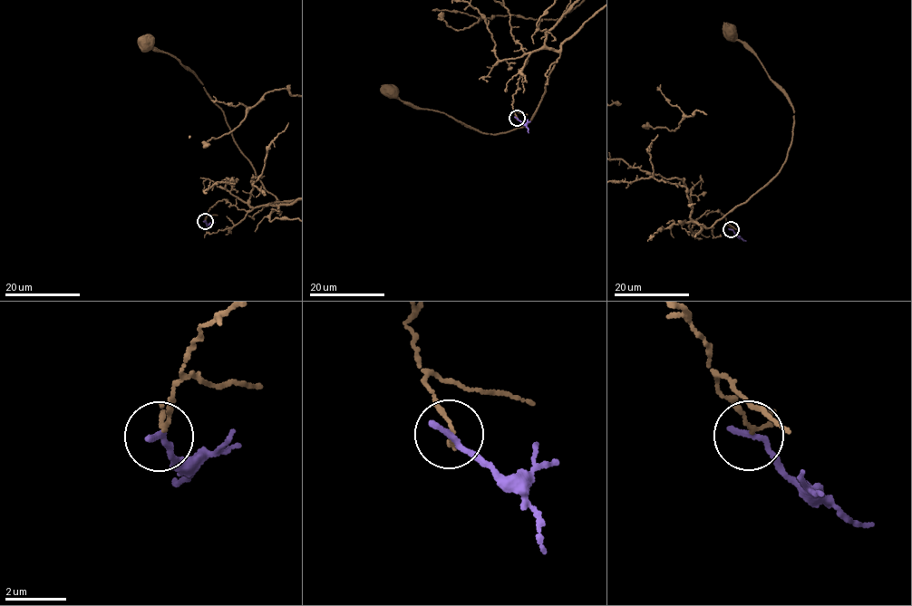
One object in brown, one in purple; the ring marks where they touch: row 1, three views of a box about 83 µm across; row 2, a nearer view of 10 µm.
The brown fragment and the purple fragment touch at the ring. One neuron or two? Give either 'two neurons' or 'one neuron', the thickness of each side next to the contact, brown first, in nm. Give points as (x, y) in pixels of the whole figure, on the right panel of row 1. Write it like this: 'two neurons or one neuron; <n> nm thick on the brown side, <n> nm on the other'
two neurons; 150 nm thick on the brown side, 240 nm on the other

